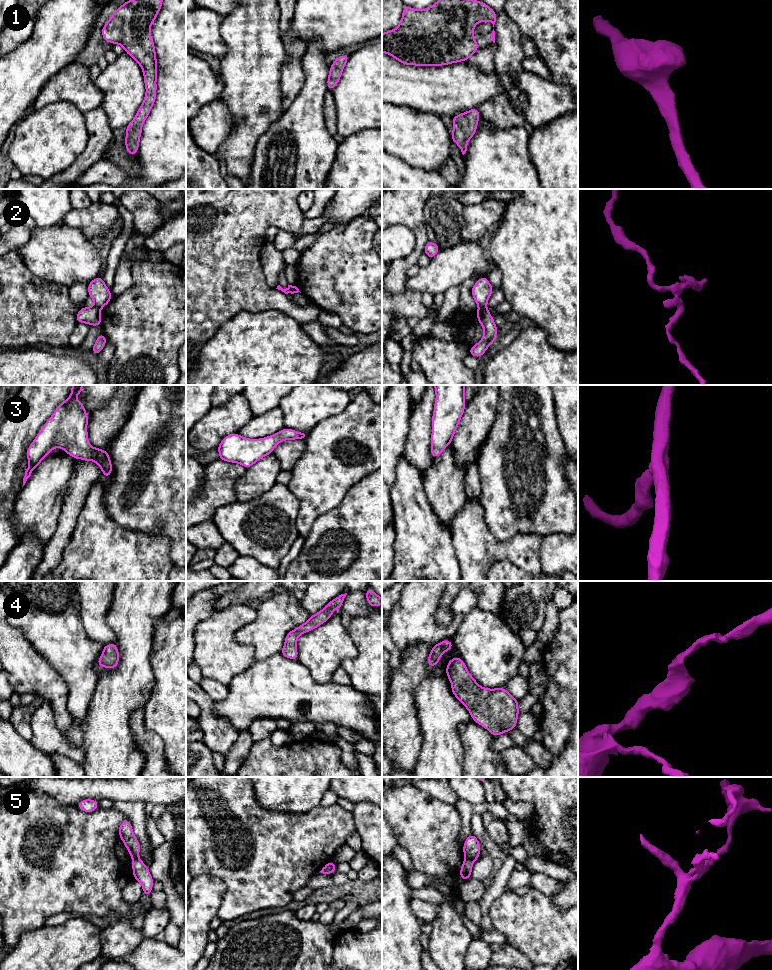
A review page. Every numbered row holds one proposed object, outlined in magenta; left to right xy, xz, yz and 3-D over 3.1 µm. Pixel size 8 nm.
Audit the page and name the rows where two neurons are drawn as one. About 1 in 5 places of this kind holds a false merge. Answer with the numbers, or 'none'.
2, 5

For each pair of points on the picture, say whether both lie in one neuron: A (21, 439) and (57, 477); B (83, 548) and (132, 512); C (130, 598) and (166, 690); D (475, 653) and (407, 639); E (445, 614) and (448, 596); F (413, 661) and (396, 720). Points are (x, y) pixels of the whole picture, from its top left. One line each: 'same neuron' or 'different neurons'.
A: different neurons
B: different neurons
C: different neurons
D: different neurons
E: same neuron
F: same neuron

